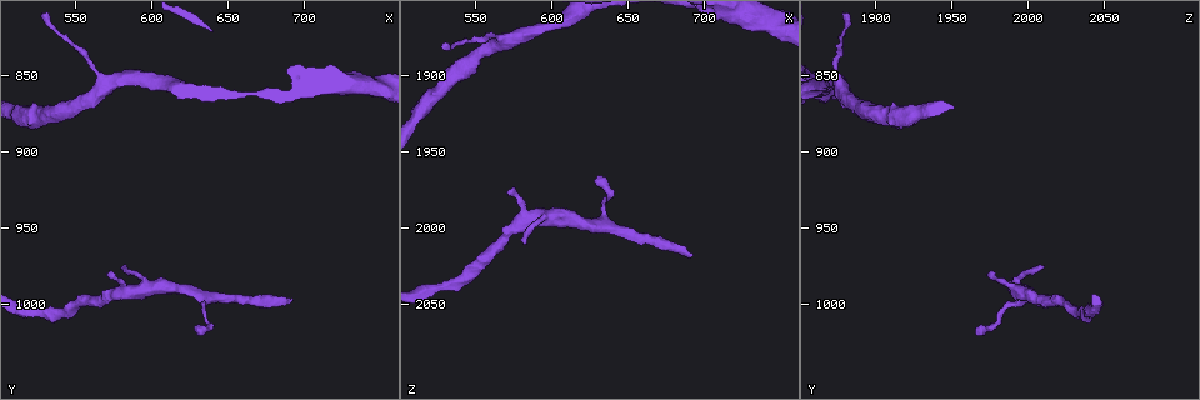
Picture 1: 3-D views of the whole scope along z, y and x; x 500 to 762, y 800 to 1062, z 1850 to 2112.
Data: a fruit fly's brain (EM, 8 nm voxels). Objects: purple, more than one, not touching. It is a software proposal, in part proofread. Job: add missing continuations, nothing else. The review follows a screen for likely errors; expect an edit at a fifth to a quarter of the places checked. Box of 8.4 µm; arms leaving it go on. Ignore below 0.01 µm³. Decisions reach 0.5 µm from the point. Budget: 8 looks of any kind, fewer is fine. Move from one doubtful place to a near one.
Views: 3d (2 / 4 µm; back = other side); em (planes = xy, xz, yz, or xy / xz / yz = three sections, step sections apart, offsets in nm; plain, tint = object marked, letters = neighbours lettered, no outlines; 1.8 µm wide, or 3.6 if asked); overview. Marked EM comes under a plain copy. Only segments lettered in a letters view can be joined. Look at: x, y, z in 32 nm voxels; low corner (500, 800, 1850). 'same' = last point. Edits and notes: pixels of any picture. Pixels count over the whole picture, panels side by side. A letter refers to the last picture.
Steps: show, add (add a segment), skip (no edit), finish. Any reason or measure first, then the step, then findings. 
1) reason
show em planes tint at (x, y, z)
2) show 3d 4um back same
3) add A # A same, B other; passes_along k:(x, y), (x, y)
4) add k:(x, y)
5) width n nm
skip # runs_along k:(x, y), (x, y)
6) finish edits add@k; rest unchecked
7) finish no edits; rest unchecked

tapers out
show 3d 2um at (632, 1020, 1966)

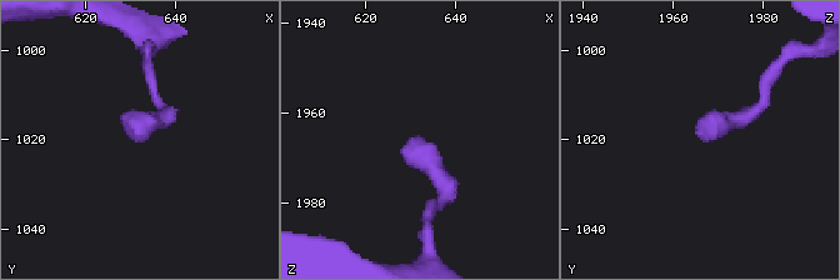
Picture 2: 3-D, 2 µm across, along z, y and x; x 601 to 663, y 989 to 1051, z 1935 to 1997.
now the EM
show em planes letters at (632, 1018, 1965)

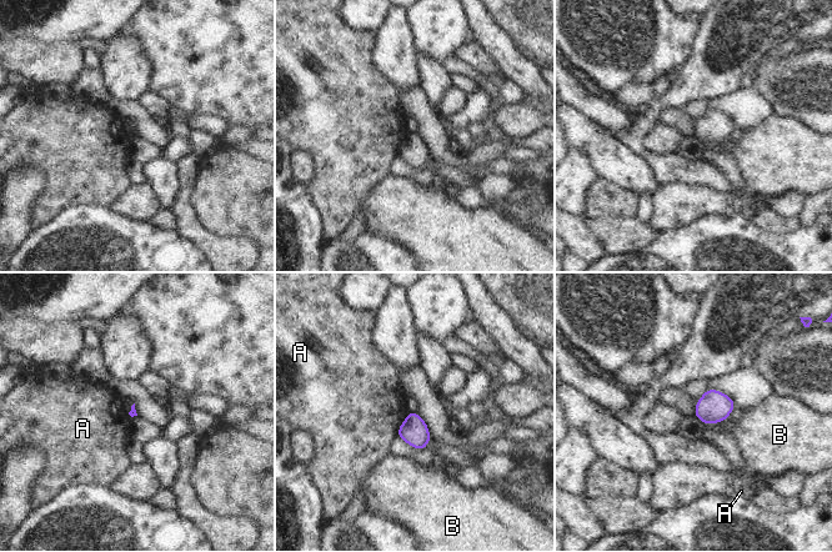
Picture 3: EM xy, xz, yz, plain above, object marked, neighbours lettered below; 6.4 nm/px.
skip # A other, B other; border 3:(409, 412), (396, 435); no lettered segment goes on from it

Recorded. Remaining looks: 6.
branch stops here
show em planes letters at (570, 978, 1978)

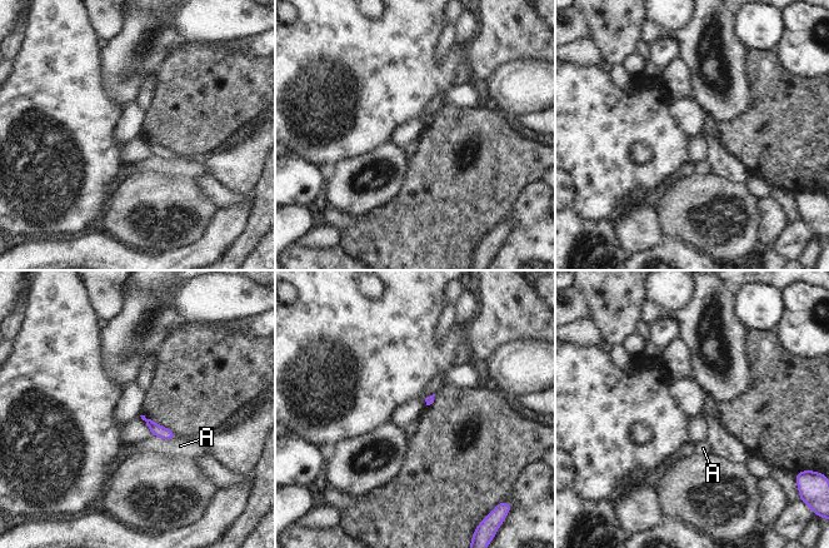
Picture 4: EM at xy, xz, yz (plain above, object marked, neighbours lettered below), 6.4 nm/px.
skip # A other; border 4:(153, 434), (164, 439), (178, 437); none of them fits

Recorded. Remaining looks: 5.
show 3d 2um at (690, 1000, 2020)

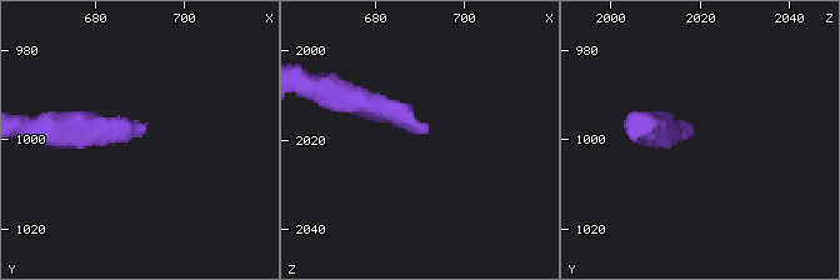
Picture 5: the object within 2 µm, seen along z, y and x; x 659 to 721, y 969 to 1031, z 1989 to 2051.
shape alone is not enough
show em planes letters at (690, 998, 2019)

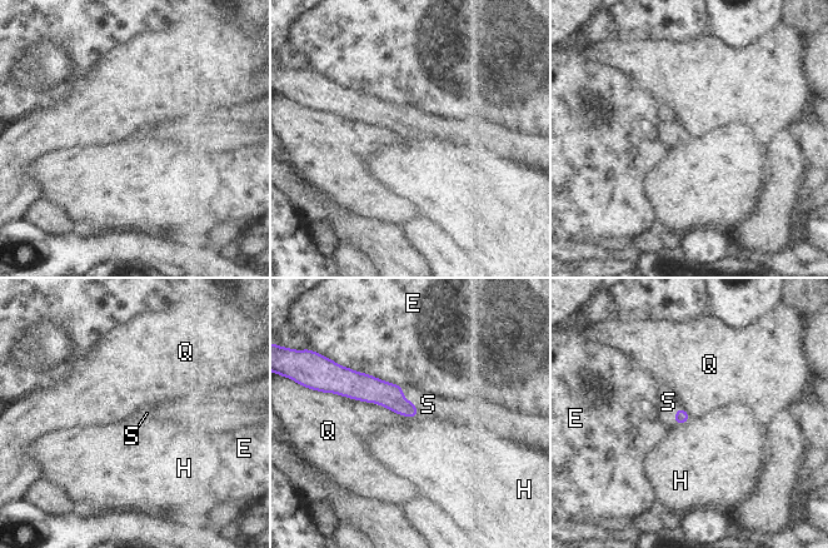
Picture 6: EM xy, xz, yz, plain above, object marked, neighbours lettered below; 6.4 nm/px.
add S # E other, H other, Q other, S same; passes_along 6:(681, 416), (683, 409), (668, 402); the neuron continues

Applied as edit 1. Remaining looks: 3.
finish edits add@6; rest unchecked

